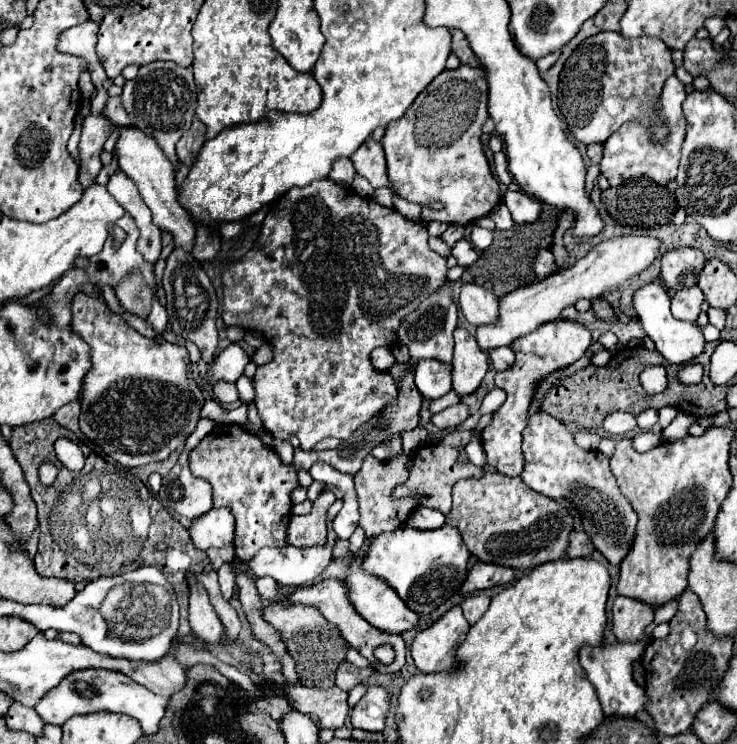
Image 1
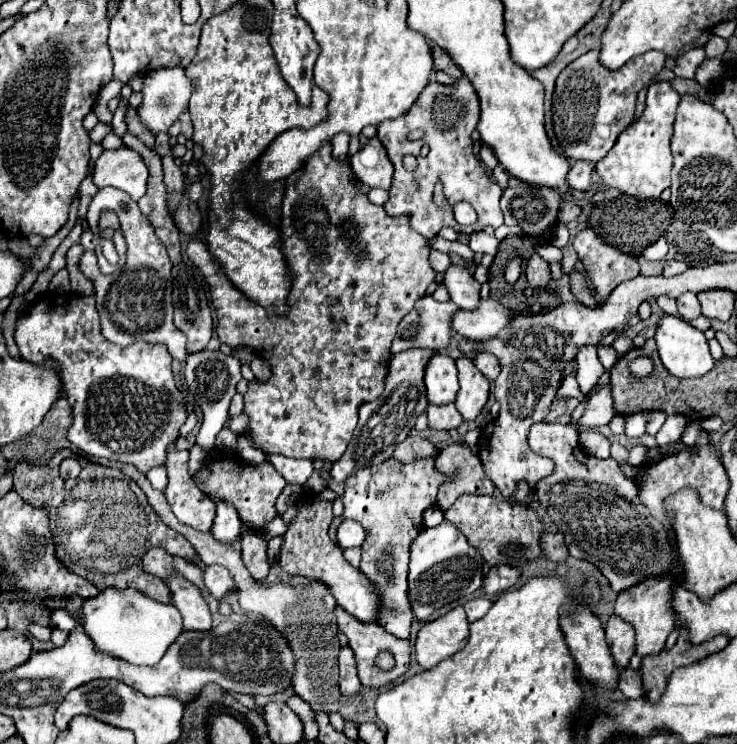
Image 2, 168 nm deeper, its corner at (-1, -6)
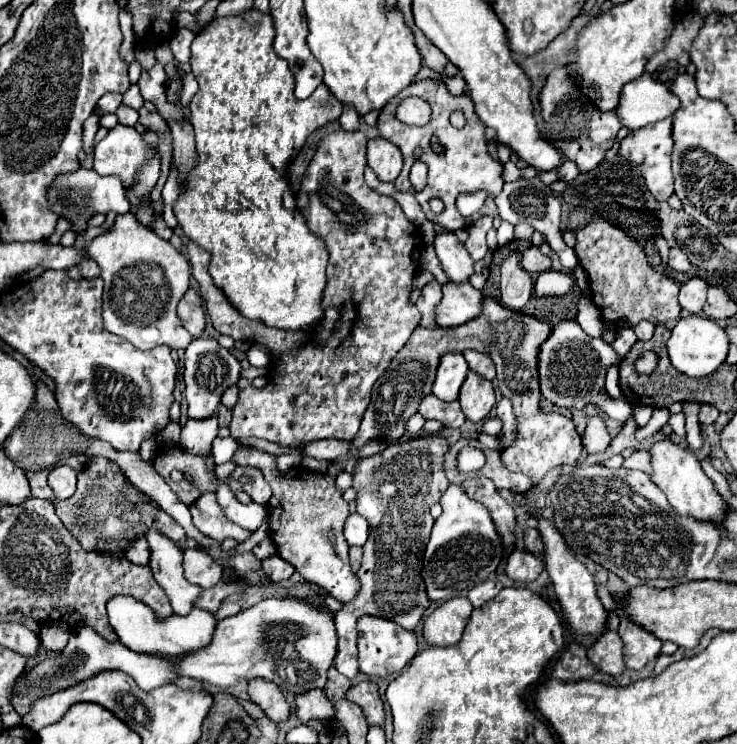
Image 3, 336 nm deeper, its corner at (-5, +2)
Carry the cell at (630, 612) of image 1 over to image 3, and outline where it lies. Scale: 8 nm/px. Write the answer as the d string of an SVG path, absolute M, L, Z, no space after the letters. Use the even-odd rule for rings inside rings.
M608 630L604 638L594 642L588 648L588 658L610 676L620 676L626 670L624 664L624 642L620 640L618 630Z

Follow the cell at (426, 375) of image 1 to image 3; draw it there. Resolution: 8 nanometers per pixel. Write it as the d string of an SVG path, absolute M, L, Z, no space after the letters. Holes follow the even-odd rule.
M448 352L440 358L438 370L436 370L436 382L434 382L434 396L444 400L444 402L452 402L458 398L460 386L466 378L468 372L468 364L464 360L462 354L458 352Z

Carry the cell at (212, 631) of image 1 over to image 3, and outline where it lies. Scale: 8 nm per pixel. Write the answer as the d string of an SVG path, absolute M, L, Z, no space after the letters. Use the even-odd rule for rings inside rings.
M148 530L146 538L152 550L150 568L156 582L166 590L176 614L190 614L190 610L196 606L198 596L202 594L202 586L196 586L186 580L182 568L182 548L156 530Z

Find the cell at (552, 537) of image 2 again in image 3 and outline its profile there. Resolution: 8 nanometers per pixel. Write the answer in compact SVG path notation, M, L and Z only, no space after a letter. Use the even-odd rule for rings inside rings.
M530 528L530 530L524 532L524 542L526 542L526 548L532 554L540 556L544 552L544 542L542 542L542 536L540 536L540 532L536 528Z

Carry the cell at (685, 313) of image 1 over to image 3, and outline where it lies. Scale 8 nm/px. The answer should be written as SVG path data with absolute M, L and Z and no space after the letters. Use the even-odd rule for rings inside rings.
M692 278L680 286L680 306L688 314L698 314L706 302L706 282L702 278Z

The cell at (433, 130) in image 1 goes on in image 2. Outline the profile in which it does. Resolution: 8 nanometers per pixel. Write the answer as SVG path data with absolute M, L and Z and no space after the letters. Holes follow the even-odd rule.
M462 76L452 86L442 86L438 82L426 84L418 100L412 104L412 110L408 110L404 118L394 118L378 126L376 138L384 144L396 168L394 182L390 188L390 198L384 204L384 210L388 216L406 216L412 230L420 232L424 238L438 236L438 232L446 226L454 228L458 234L480 232L486 226L492 226L492 228L502 226L502 210L498 204L502 196L502 188L488 176L484 164L472 152L470 134L476 128L478 118L480 118L478 96L472 84L468 84L468 78ZM414 130L424 130L426 136L422 140L410 140L410 132ZM422 146L430 148L428 156L420 154ZM406 154L414 154L418 158L418 166L414 172L408 172L402 166L402 158ZM438 182L442 182L442 192L444 192L444 198L448 200L444 208L438 208L432 202L434 186ZM462 200L472 204L474 210L478 212L478 220L472 226L460 226L454 220L452 206Z

